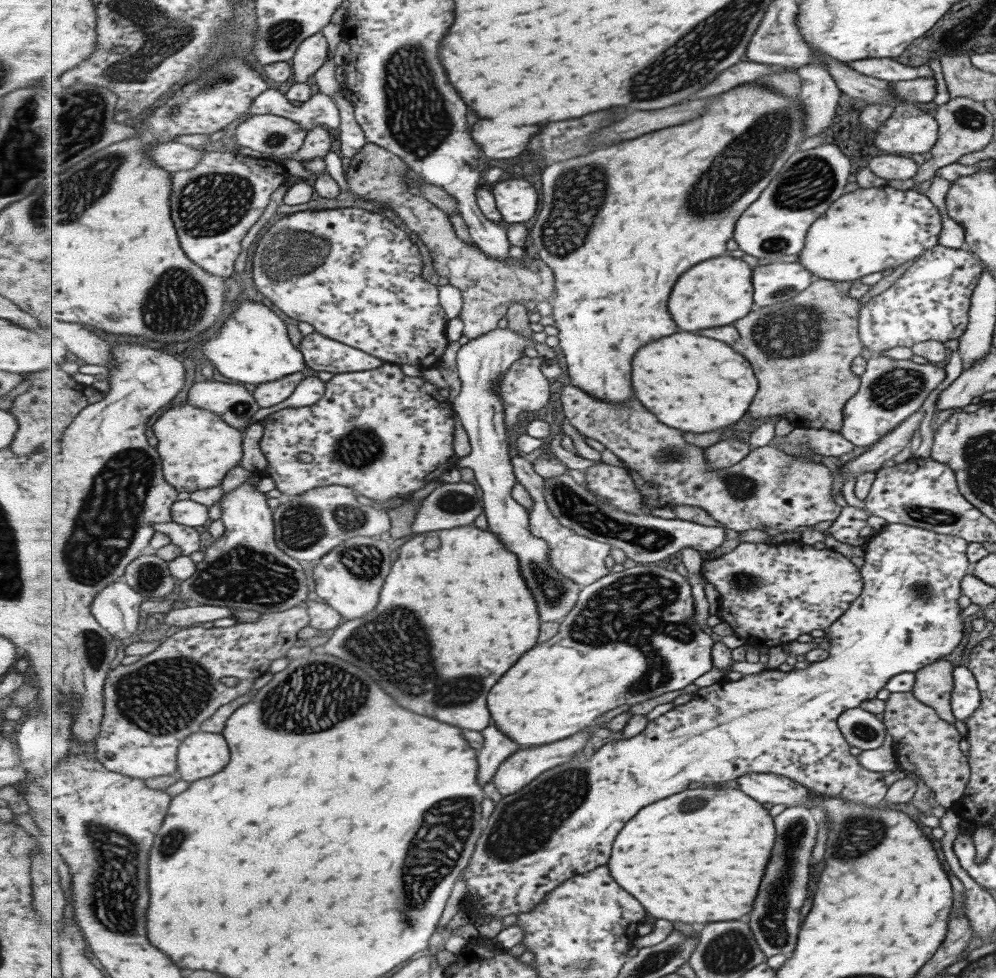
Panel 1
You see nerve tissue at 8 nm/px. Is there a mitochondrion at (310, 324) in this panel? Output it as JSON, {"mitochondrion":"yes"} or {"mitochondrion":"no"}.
{"mitochondrion":"no"}

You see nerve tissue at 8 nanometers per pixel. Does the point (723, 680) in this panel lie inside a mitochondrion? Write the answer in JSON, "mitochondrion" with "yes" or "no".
{"mitochondrion":"no"}

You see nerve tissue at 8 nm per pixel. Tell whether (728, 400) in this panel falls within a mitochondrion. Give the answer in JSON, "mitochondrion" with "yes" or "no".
{"mitochondrion":"no"}

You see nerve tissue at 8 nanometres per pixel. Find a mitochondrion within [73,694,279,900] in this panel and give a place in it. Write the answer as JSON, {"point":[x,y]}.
{"point":[177,836]}

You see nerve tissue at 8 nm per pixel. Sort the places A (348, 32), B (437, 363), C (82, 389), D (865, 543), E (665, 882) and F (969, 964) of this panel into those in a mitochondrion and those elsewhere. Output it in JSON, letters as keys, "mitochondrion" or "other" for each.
{"A":"other","B":"other","C":"other","D":"other","E":"other","F":"other"}

